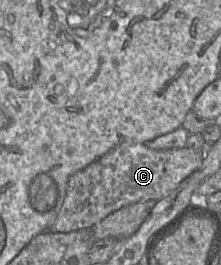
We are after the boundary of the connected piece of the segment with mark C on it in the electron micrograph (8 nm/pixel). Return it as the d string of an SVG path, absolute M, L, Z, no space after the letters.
M122 143L69 178L62 207L47 231L64 233L90 228L110 213L127 205L158 201L198 170L204 156L204 150L186 147L154 150L143 143Z

